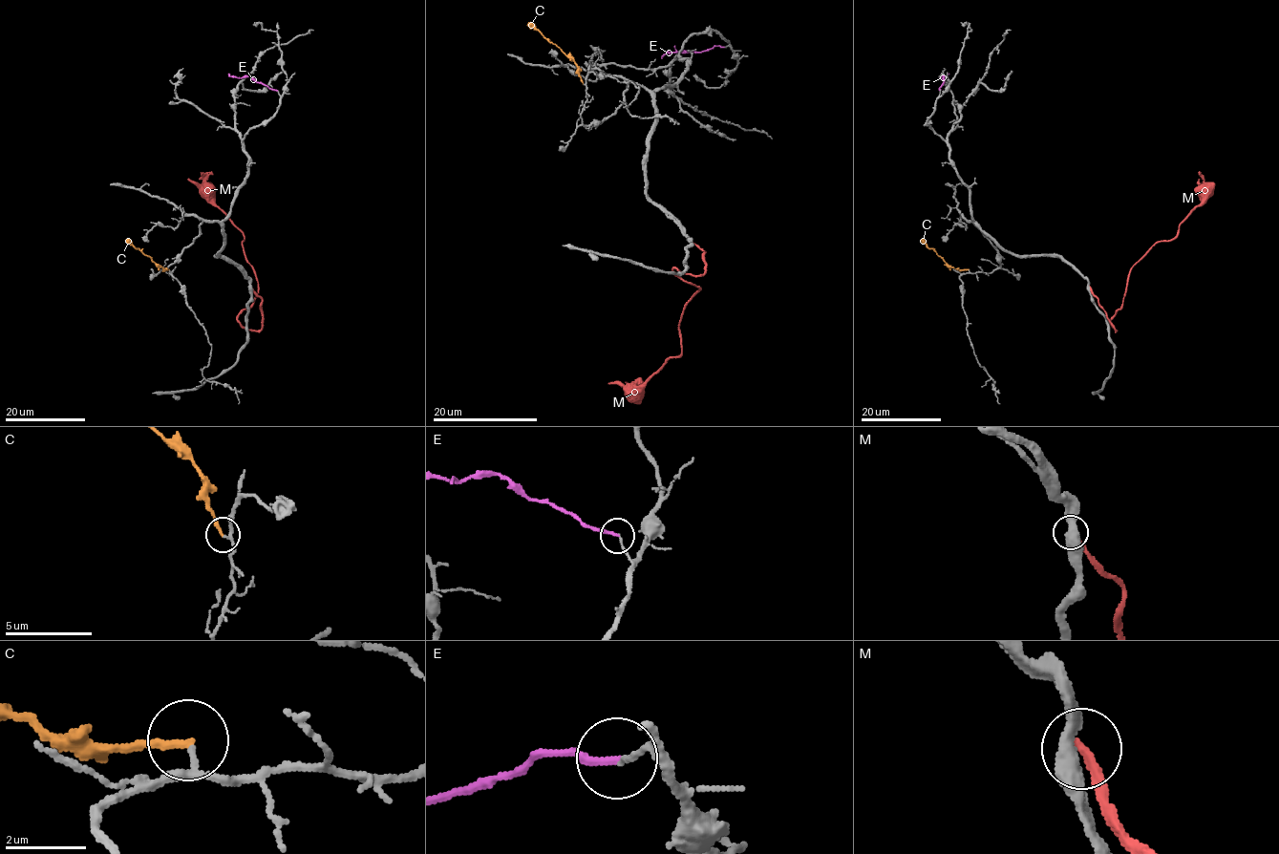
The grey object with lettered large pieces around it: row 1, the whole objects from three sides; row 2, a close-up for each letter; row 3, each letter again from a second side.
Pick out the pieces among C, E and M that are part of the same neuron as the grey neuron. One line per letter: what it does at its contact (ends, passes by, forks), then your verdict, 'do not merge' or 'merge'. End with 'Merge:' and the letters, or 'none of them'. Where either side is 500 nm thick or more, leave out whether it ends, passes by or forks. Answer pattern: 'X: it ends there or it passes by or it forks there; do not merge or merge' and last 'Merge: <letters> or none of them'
C: it ends there; do not merge
E: it ends there; merge
M: merge
Merge: E, M

